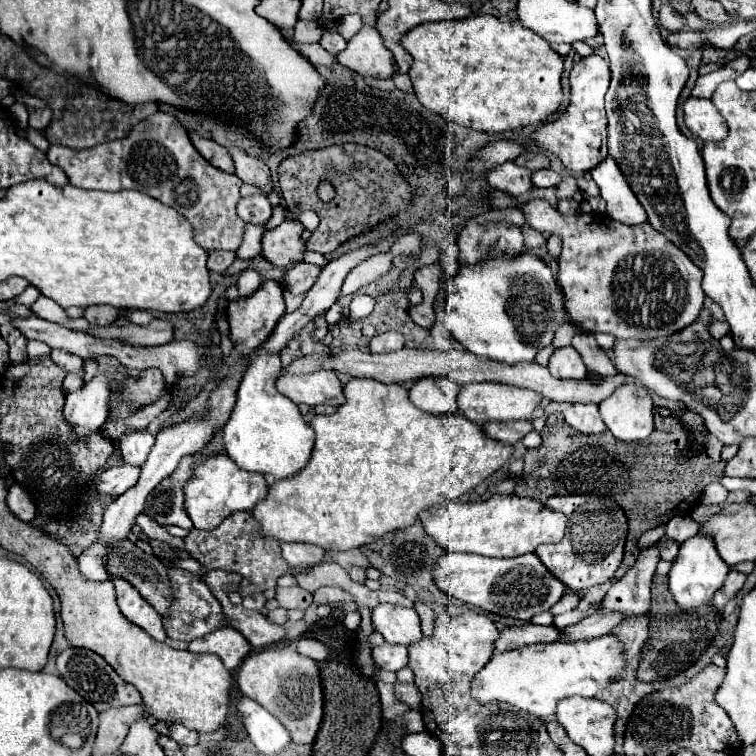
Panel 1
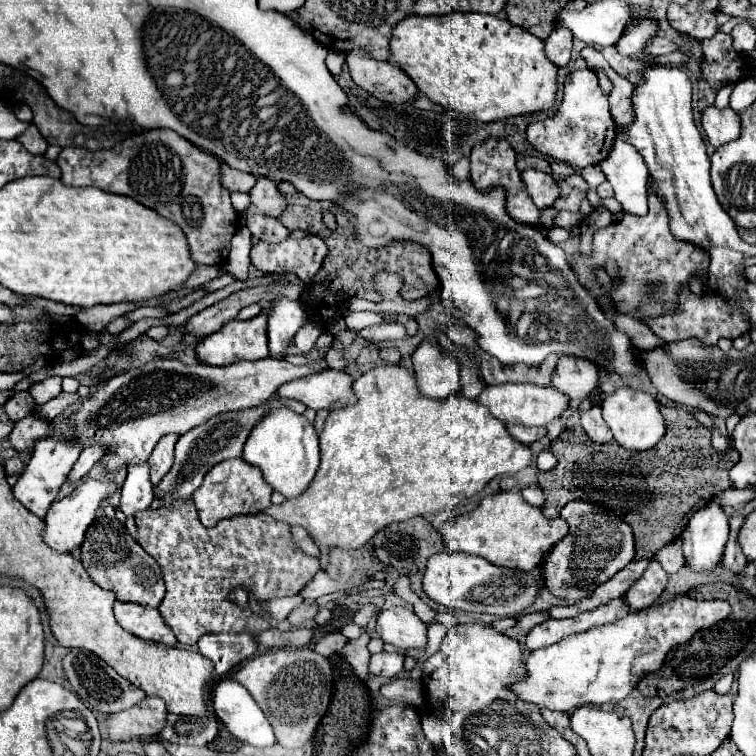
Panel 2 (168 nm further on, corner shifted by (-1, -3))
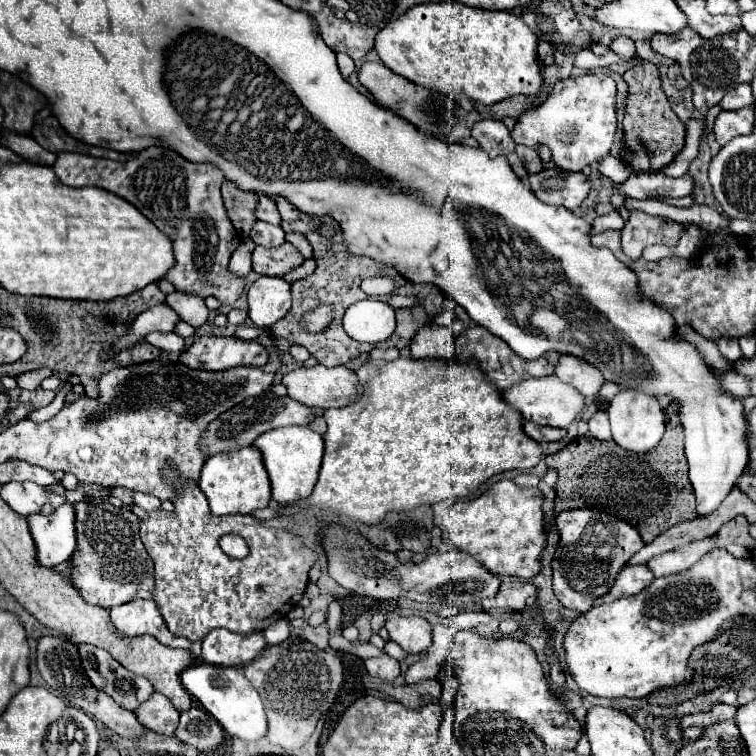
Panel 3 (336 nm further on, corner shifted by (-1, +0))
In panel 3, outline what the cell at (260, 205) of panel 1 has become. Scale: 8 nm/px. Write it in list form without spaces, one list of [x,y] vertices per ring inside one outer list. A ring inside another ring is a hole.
[[[255,221],[255,225],[249,231],[249,237],[261,247],[279,247],[285,241],[285,231],[271,223]]]

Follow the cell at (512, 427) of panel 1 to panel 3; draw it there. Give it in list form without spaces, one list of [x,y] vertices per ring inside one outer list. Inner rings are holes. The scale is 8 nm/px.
[[[529,421],[523,423],[523,431],[525,431],[527,437],[531,437],[533,441],[537,441],[537,443],[541,443],[541,445],[543,445],[543,443],[549,443],[549,441],[557,441],[557,439],[561,439],[561,437],[565,435],[563,429],[555,429],[555,427],[539,427],[539,425],[529,423]]]

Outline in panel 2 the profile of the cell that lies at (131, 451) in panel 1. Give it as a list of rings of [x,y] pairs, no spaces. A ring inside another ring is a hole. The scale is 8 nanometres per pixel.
[[[135,464],[127,470],[127,480],[121,488],[119,508],[125,516],[135,516],[135,512],[149,508],[153,502],[153,486],[149,480],[149,464]]]

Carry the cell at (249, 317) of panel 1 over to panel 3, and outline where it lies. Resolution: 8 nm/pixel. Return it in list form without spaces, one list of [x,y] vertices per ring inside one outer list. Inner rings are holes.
[[[235,335],[197,337],[195,343],[179,357],[179,361],[187,367],[207,371],[223,371],[237,365],[263,367],[267,359],[269,351],[259,341],[245,341]]]

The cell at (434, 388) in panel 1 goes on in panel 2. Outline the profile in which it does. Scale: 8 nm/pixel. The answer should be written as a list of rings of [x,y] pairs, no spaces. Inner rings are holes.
[[[423,340],[417,350],[413,352],[413,366],[415,366],[415,374],[417,374],[417,386],[419,390],[427,396],[427,398],[447,398],[449,394],[455,394],[461,390],[459,384],[459,364],[455,360],[453,354],[449,354],[445,348],[441,348],[437,342],[431,344],[427,340]]]

